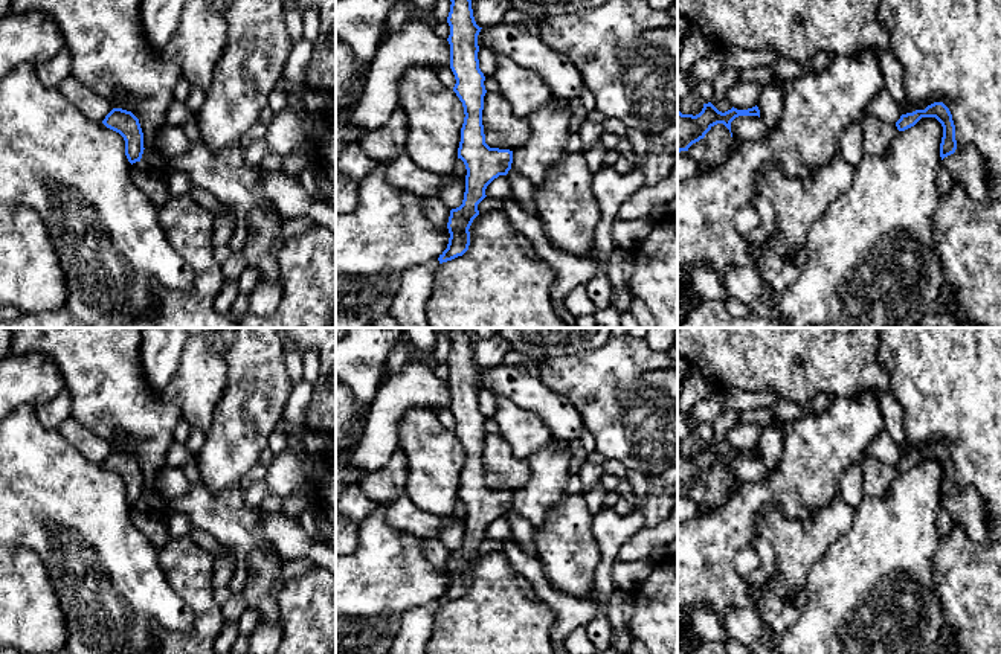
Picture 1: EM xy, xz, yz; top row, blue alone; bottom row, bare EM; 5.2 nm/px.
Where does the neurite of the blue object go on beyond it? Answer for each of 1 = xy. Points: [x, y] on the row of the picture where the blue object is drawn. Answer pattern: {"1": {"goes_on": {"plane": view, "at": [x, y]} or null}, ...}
{"1": {"goes_on": null}}

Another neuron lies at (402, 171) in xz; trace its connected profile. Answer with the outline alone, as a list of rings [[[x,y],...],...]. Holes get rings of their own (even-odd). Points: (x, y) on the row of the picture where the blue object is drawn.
[[[407,152],[397,155],[392,160],[383,162],[388,181],[403,191],[412,192],[421,198],[438,197],[439,188],[455,178],[465,184],[465,175],[456,177],[439,175],[418,166]]]

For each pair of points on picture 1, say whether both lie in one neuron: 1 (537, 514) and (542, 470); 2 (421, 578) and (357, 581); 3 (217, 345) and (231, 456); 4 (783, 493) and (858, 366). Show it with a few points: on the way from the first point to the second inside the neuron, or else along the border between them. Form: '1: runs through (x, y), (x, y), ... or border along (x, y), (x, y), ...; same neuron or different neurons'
1: runs through (537, 503), (542, 480); same neuron
2: runs through (406, 578), (373, 581); same neuron
3: border along (232, 343), (223, 357); different neurons
4: border along (875, 392), (865, 392), (855, 398), (832, 400); different neurons

